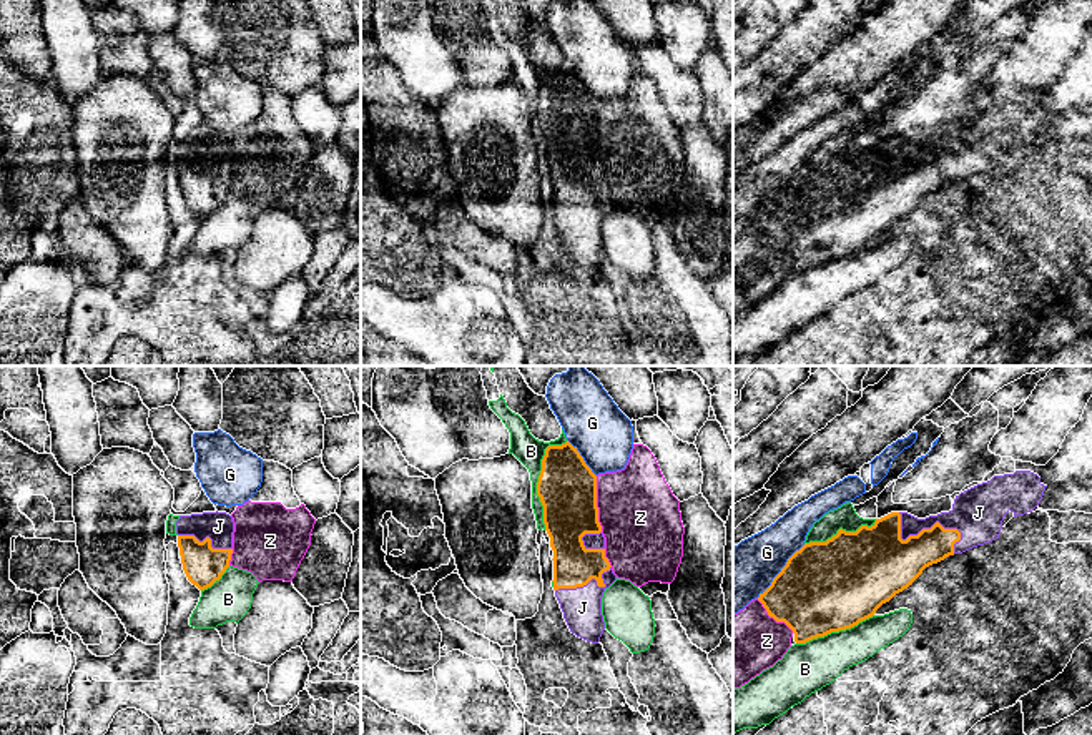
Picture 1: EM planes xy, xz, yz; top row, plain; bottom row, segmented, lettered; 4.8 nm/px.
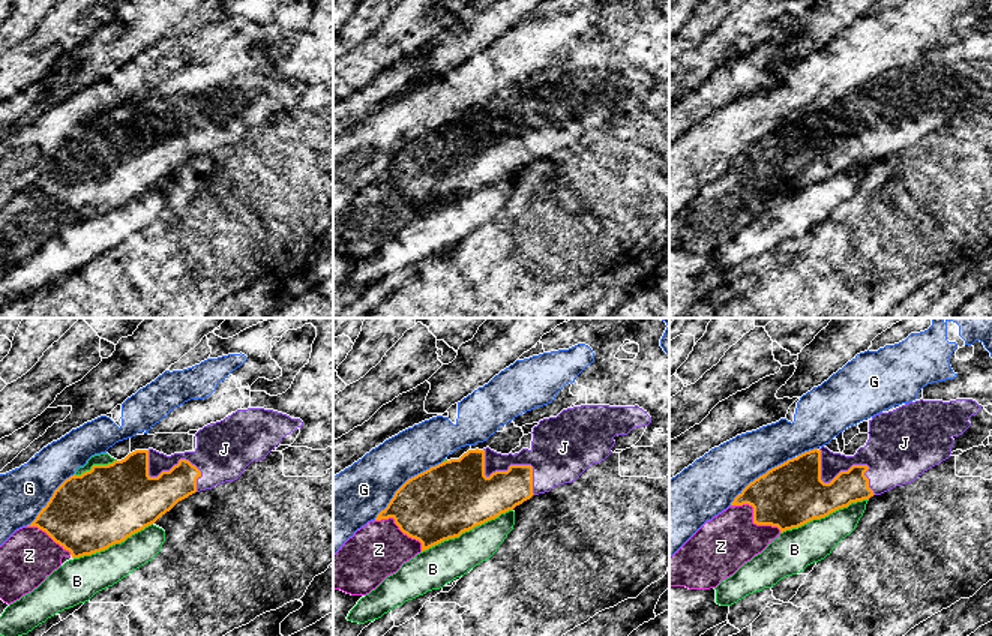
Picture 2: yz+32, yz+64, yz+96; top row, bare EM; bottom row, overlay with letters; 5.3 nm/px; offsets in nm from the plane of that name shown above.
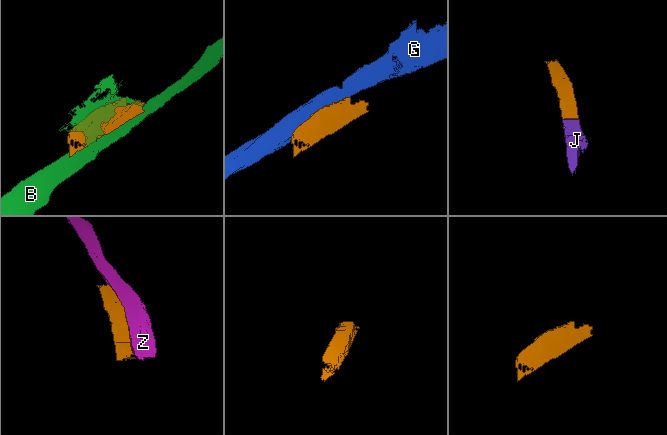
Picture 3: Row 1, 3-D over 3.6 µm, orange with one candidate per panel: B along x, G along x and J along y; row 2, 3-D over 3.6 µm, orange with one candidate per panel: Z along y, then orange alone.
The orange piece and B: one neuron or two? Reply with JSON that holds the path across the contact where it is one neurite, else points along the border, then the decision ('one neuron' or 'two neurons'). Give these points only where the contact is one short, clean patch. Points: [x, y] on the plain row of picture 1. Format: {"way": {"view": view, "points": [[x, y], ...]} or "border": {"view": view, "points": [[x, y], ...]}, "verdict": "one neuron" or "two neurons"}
{"verdict": "two neurons"}

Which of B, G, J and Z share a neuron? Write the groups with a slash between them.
B / G / J / Z

